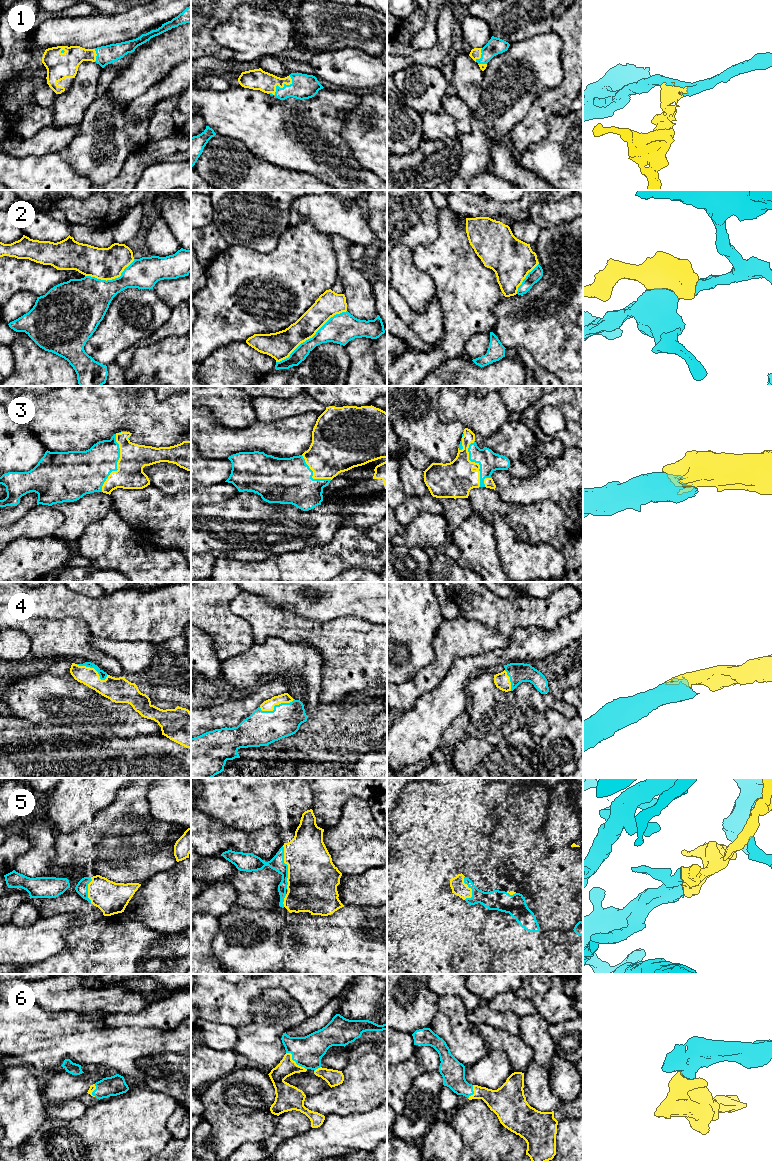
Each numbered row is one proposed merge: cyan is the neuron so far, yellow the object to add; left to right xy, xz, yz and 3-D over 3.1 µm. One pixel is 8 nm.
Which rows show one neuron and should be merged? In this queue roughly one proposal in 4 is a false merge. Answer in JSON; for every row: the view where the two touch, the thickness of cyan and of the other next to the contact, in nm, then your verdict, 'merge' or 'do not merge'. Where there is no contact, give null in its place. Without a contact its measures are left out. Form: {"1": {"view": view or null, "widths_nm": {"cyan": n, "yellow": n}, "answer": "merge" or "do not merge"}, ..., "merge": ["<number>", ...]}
{"1": {"view": "xz", "widths_nm": {"cyan": 200, "yellow": 170}, "answer": "merge"}, "2": {"view": "xz", "widths_nm": {"cyan": 240, "yellow": 200}, "answer": "do not merge"}, "3": {"view": "xy", "widths_nm": {"cyan": 340, "yellow": 220}, "answer": "merge"}, "4": {"view": "xz", "widths_nm": {"cyan": 280, "yellow": 90}, "answer": "merge"}, "5": {"view": "xz", "widths_nm": {"cyan": 110, "yellow": 400}, "answer": "merge"}, "6": {"view": "xz", "widths_nm": {"cyan": 240, "yellow": 140}, "answer": "merge"}, "merge": ["1", "3", "4", "5", "6"]}

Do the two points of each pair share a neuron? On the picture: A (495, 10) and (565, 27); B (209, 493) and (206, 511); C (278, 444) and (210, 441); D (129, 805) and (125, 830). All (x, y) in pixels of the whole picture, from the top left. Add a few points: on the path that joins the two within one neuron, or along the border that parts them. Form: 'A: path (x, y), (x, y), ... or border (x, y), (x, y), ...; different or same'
A: border (567, 10), (553, 23), (551, 30); different
B: border (230, 498), (220, 502), (201, 504); different
C: path (261, 441), (227, 441); same
D: path (123, 811), (121, 813), (121, 824); same

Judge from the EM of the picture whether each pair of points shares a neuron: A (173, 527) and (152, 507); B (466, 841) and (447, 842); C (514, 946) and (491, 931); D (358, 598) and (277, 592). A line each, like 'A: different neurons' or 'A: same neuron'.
A: same neuron
B: different neurons
C: same neuron
D: same neuron

